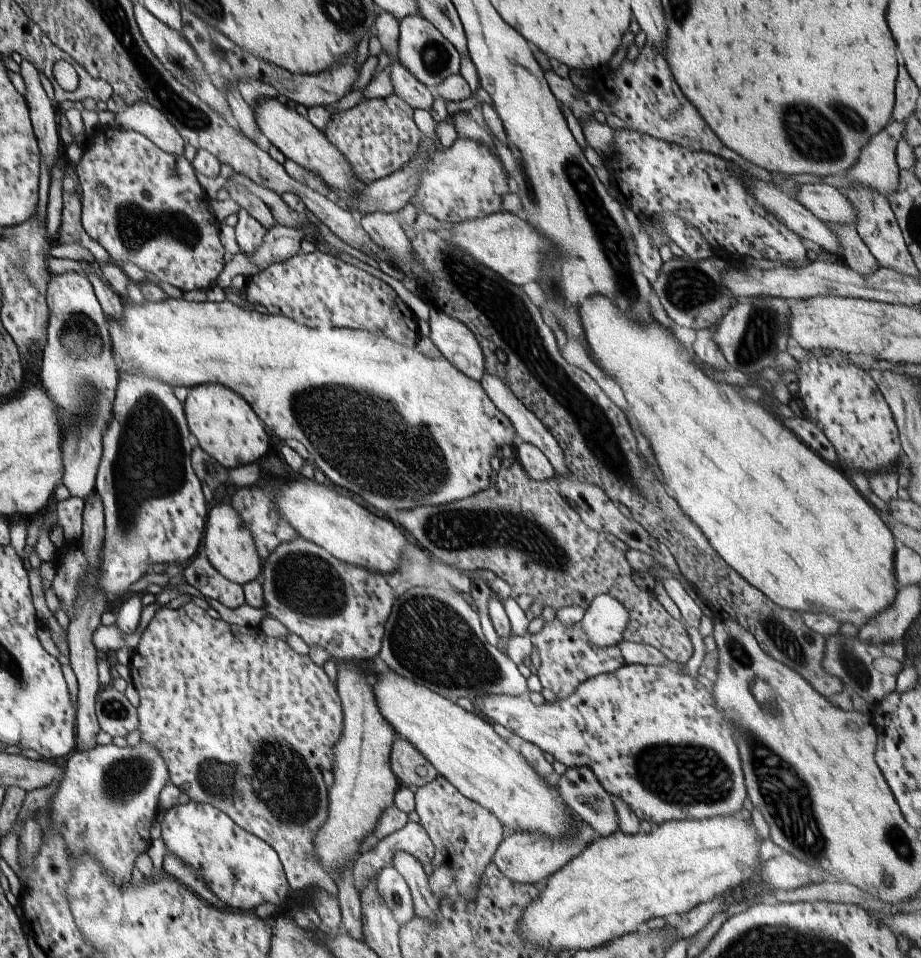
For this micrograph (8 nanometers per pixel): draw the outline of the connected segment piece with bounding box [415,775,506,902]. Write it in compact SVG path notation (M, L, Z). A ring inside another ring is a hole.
M441 775L415 789L415 811L435 848L445 856L445 862L454 872L453 890L466 902L472 901L477 897L486 866L493 861L498 846L506 837L502 823L492 812L464 797Z

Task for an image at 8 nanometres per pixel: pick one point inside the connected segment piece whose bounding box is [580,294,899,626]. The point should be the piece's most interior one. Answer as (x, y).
(804, 535)

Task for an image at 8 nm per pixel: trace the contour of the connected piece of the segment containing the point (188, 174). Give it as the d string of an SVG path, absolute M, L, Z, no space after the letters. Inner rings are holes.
M99 126L83 147L84 156L74 168L82 188L83 226L88 235L107 248L118 266L130 262L182 292L213 288L228 256L220 241L220 224L208 210L210 199L184 154L164 152L140 132L118 127ZM98 186L108 190L106 198L98 192Z

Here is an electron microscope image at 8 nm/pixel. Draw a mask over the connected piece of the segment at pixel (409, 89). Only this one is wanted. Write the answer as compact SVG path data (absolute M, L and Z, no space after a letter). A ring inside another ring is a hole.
M399 62L394 65L391 73L392 84L395 93L407 102L413 109L422 108L422 110L434 109L434 95L430 93L428 87L422 84L409 70L406 70Z

